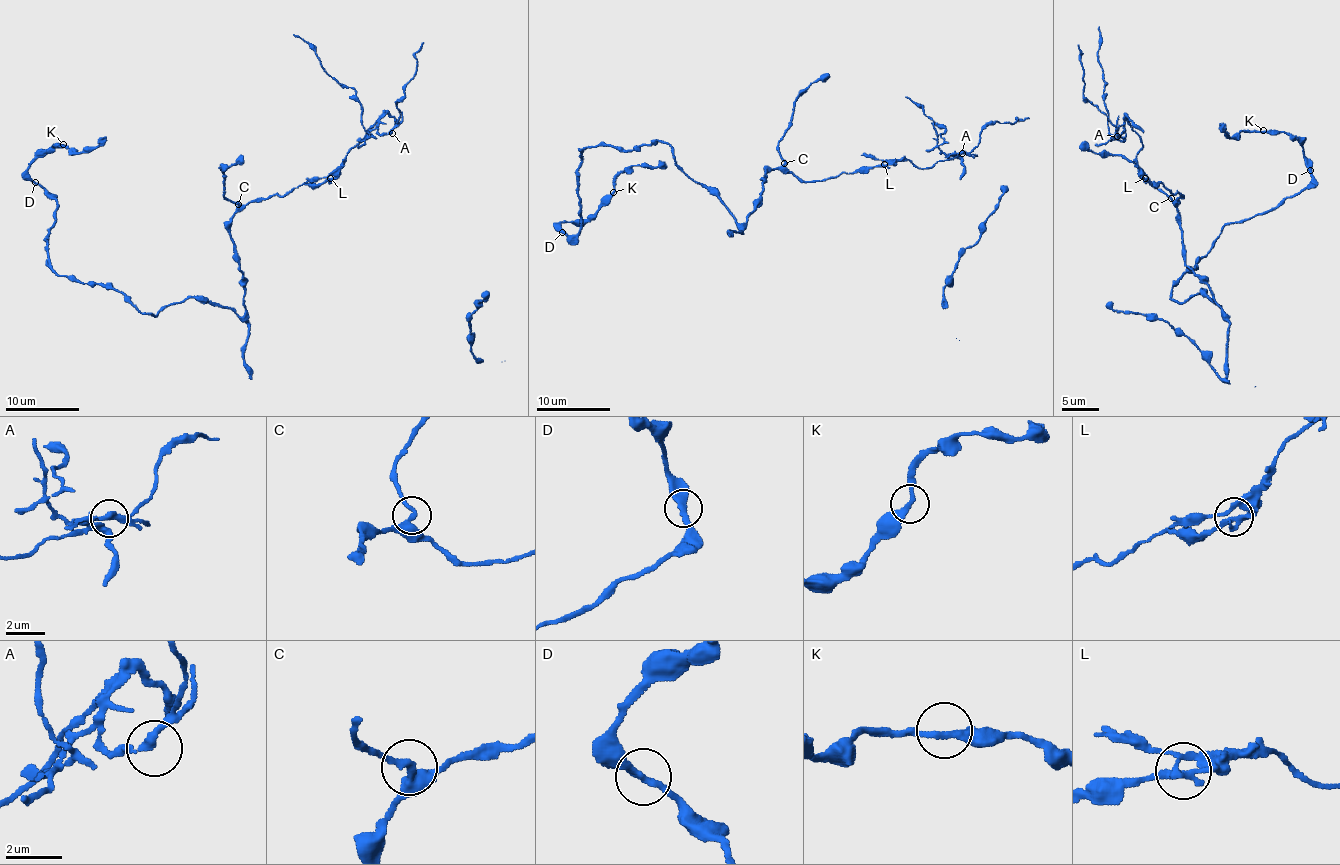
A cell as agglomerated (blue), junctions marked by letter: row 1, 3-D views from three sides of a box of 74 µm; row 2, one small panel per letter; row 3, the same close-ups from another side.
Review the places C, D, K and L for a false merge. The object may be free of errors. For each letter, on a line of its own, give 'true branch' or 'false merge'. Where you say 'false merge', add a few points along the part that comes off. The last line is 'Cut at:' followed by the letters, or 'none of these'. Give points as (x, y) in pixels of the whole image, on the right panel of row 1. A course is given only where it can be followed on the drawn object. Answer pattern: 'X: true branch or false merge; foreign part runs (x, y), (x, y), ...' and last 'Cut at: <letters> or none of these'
C: true branch
D: true branch
K: true branch
L: false merge; foreign part runs (1145, 178), (1137, 156), (1143, 146), (1140, 136), (1128, 124), (1116, 138), (1109, 132), (1098, 26)
Cut at: L

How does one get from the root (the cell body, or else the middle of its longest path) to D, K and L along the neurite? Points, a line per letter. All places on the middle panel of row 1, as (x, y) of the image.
D: (762, 183), (755, 209), (737, 222), (665, 142), (588, 146), (578, 170), (582, 227), (562, 232)
K: (762, 183), (737, 222), (665, 142), (588, 146), (582, 227), (566, 236), (560, 223), (583, 222), (613, 192)
L: (762, 183), (765, 173), (771, 169), (786, 169), (804, 181), (818, 182), (884, 165)

